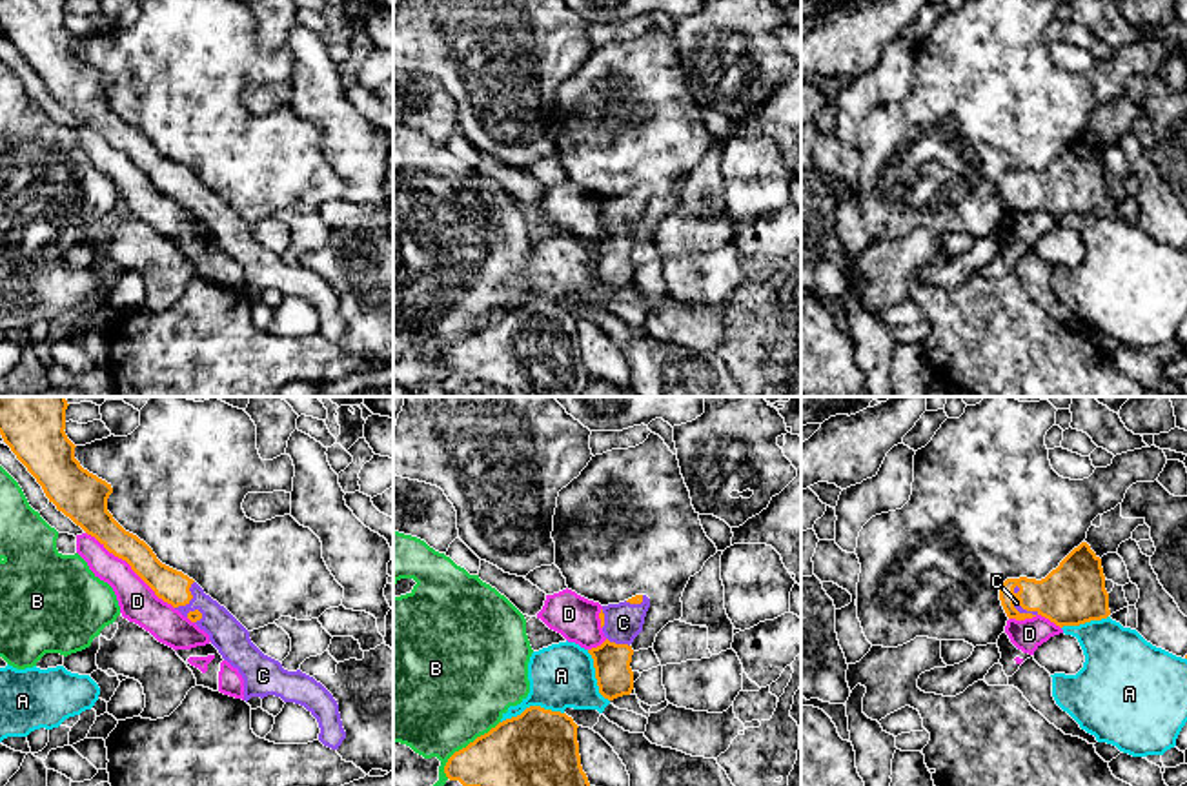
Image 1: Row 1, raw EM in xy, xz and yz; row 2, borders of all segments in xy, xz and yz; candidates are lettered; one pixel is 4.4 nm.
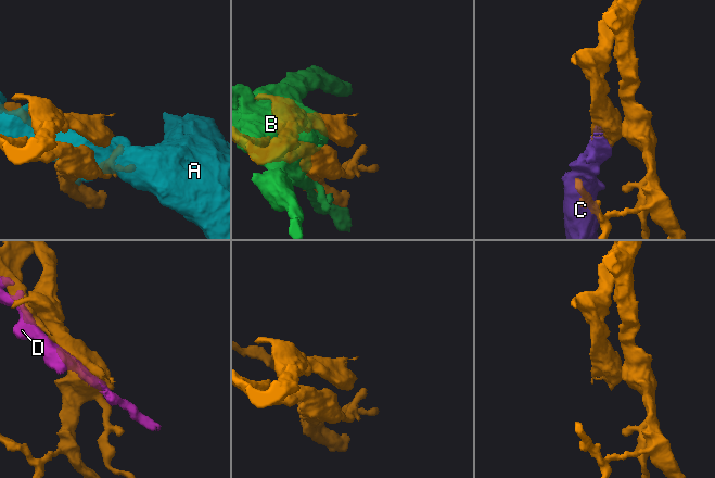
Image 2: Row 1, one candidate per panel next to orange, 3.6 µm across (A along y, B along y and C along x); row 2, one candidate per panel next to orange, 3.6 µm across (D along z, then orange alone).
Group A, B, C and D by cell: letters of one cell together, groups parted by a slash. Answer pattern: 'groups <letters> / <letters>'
groups A / B / C / D

